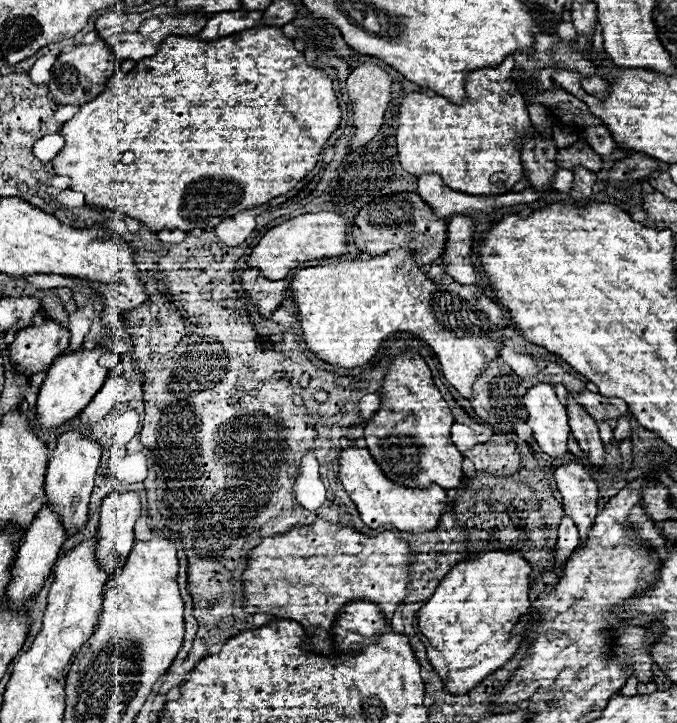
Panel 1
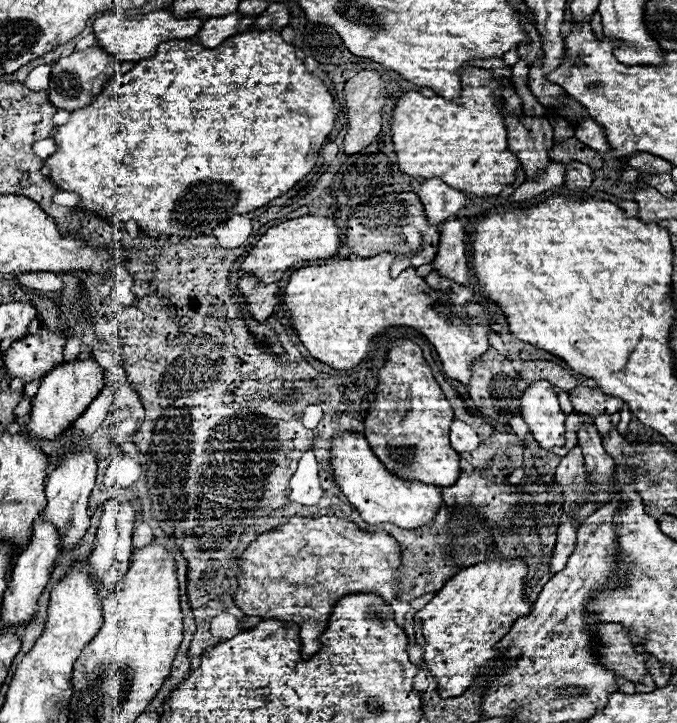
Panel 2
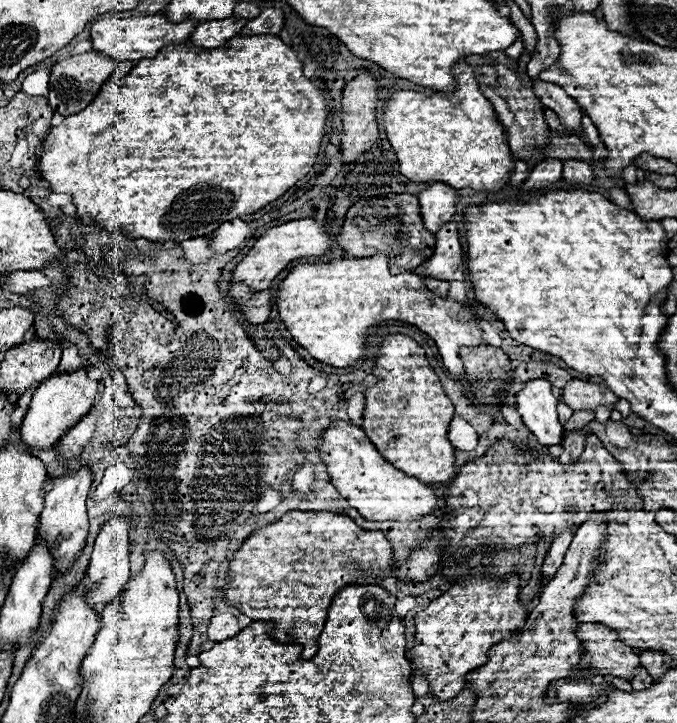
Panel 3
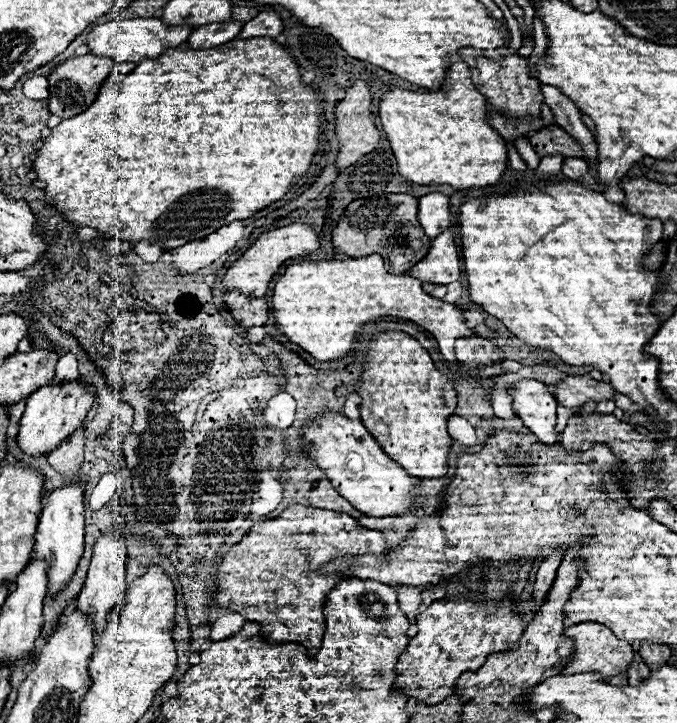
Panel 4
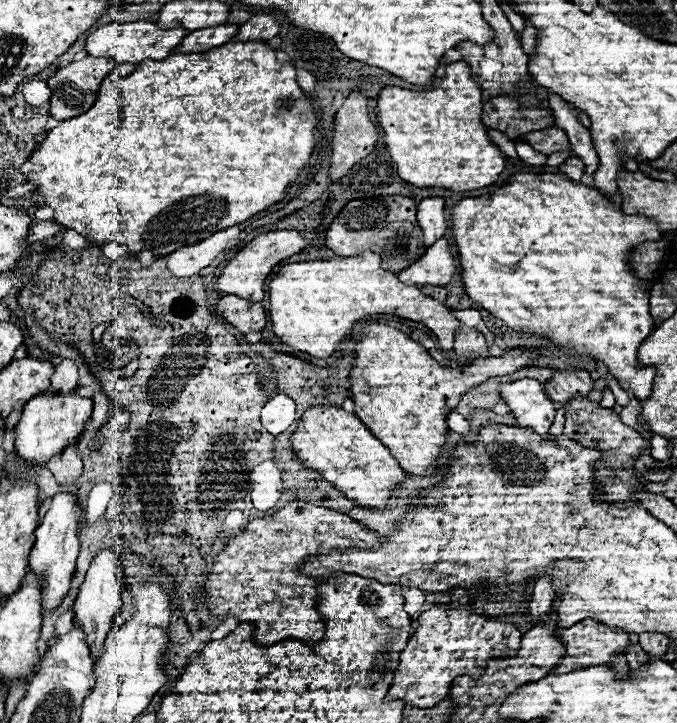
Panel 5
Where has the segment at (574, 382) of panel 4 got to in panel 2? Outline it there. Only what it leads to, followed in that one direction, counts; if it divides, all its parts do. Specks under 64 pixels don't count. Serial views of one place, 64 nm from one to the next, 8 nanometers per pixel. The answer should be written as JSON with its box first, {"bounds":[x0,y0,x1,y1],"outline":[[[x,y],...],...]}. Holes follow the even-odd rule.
{"bounds":[570,386,622,416],"outline":[[[576,386],[570,392],[570,402],[576,412],[598,416],[598,414],[614,414],[620,412],[622,400],[614,398],[610,394],[604,394],[600,388],[588,388],[588,386]]]}

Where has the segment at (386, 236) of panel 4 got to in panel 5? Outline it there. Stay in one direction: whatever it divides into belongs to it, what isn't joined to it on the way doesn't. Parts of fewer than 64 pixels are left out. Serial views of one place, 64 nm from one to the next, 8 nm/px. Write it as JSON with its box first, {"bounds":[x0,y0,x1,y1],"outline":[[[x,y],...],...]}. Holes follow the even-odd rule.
{"bounds":[326,196,422,272],"outline":[[[378,196],[366,200],[350,200],[334,218],[326,232],[326,246],[336,256],[356,256],[364,250],[378,252],[382,268],[388,272],[400,272],[414,264],[422,254],[422,232],[416,222],[416,204],[406,196]],[[408,224],[414,228],[408,232]]]}

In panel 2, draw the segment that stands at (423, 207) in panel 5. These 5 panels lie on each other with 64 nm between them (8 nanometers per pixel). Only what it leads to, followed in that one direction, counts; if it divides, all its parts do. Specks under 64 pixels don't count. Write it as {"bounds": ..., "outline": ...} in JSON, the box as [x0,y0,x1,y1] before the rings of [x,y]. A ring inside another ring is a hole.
{"bounds":[418,178,468,226],"outline":[[[440,178],[424,180],[418,198],[424,204],[428,222],[432,226],[446,222],[450,216],[458,214],[458,210],[462,210],[468,204],[468,198],[462,192],[450,188]]]}

